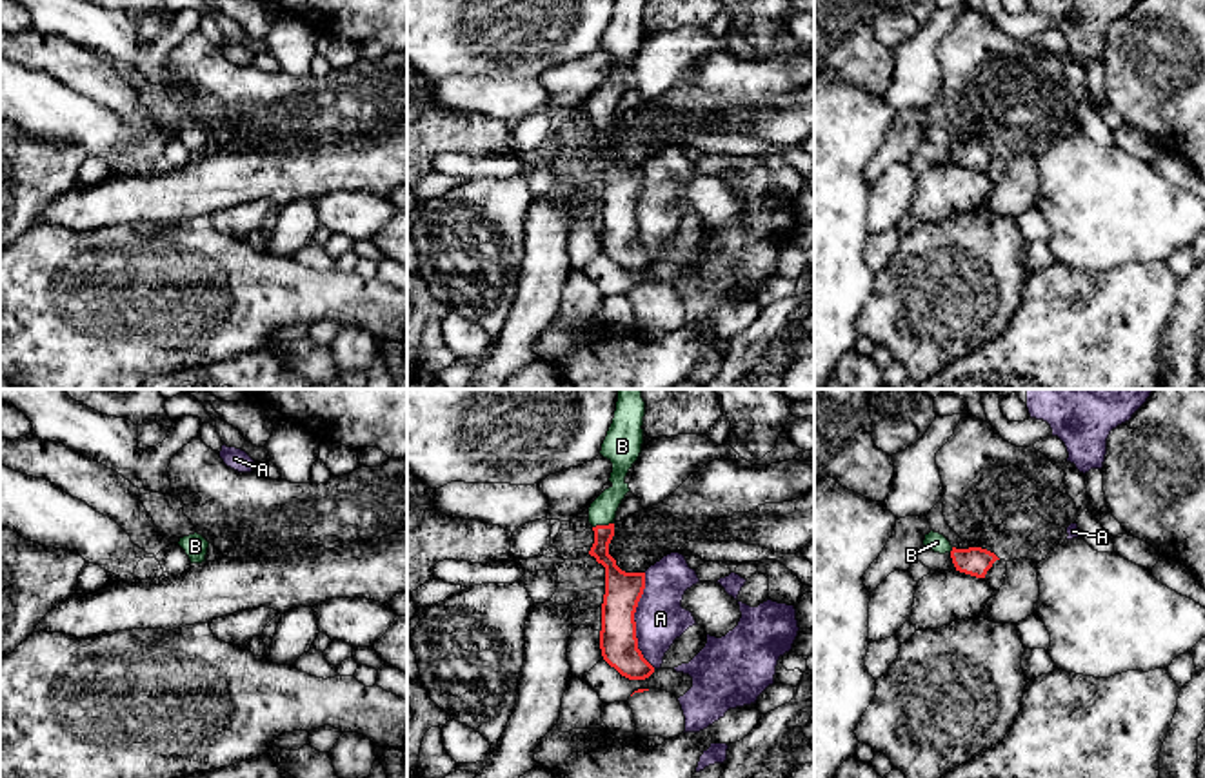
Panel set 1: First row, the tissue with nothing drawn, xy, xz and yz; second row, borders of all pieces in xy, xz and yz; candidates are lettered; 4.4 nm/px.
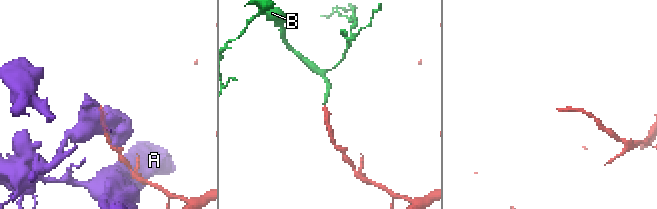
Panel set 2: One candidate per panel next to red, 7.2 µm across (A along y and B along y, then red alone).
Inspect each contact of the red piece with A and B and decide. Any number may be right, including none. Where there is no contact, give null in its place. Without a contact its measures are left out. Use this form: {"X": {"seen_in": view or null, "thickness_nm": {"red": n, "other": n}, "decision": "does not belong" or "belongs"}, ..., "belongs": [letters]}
{"A": {"seen_in": "xz", "thickness_nm": {"red": 170, "other": 220}, "decision": "does not belong"}, "B": {"seen_in": "xz", "thickness_nm": {"red": 110, "other": 120}, "decision": "belongs"}, "belongs": ["B"]}

